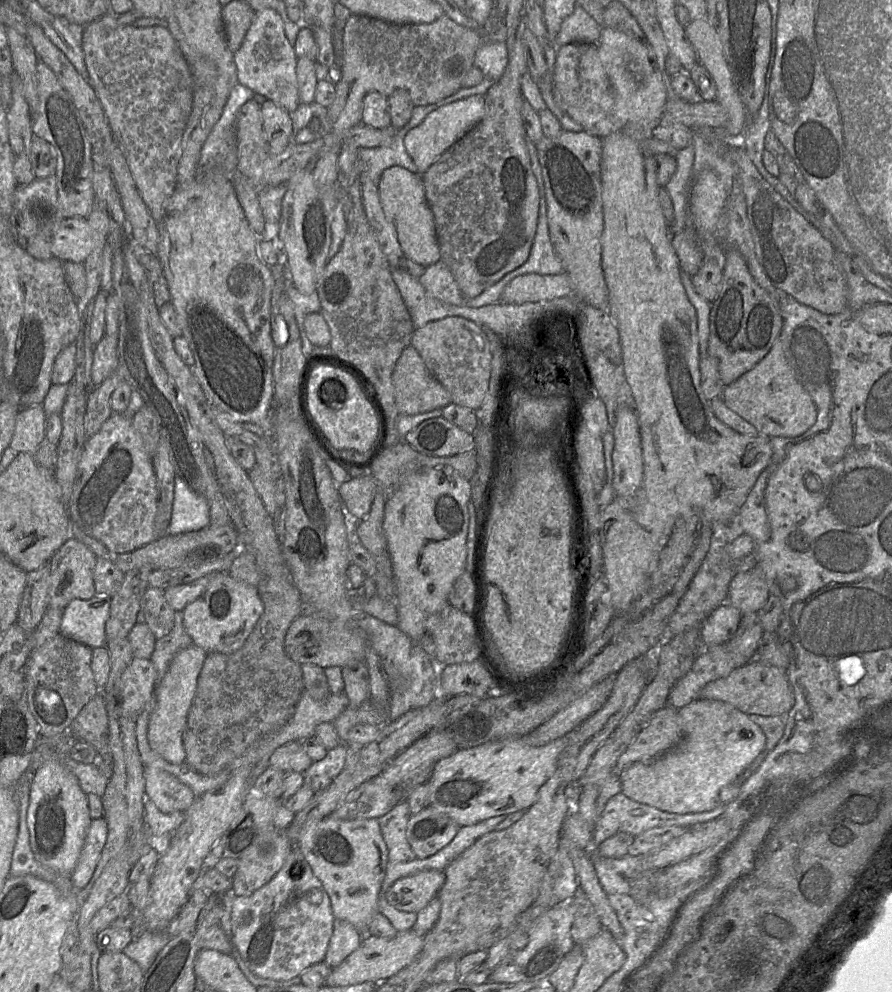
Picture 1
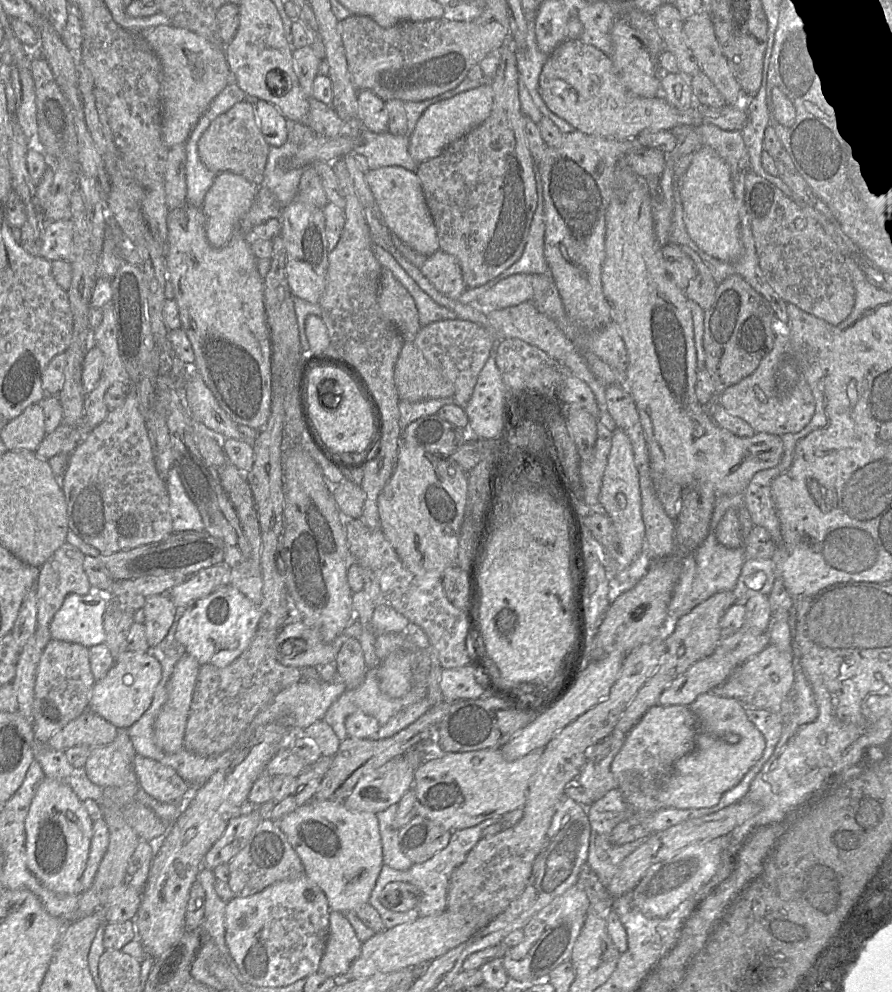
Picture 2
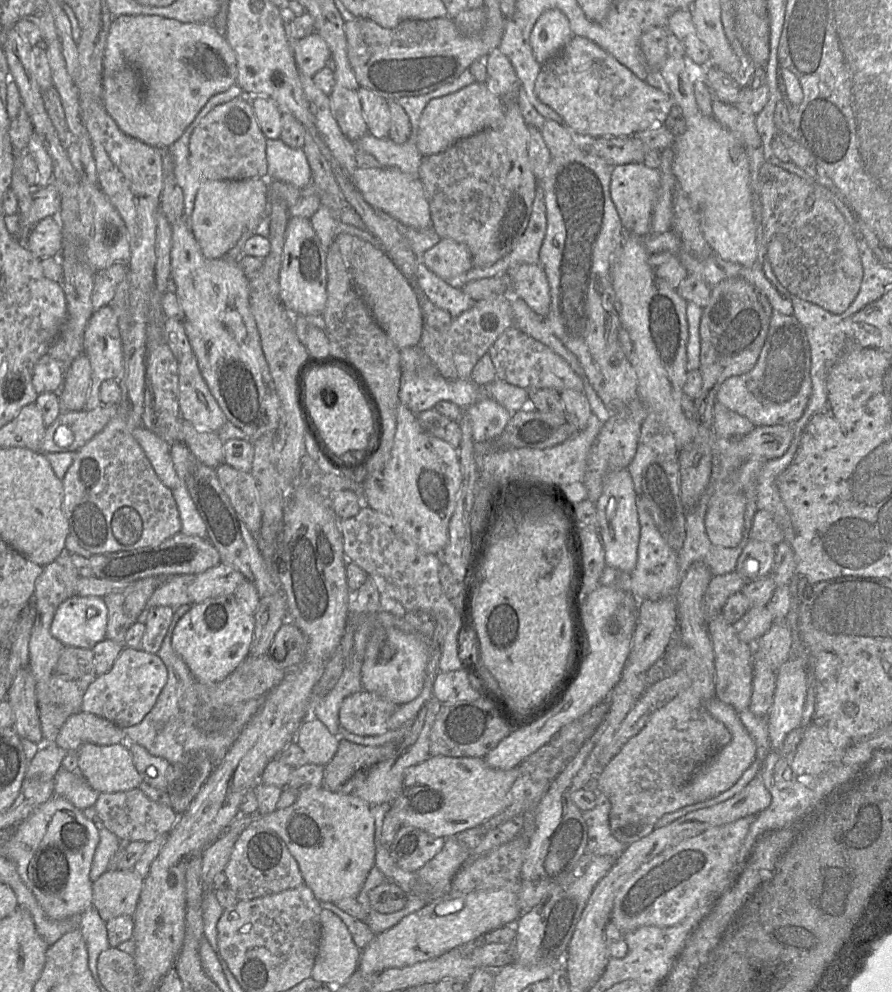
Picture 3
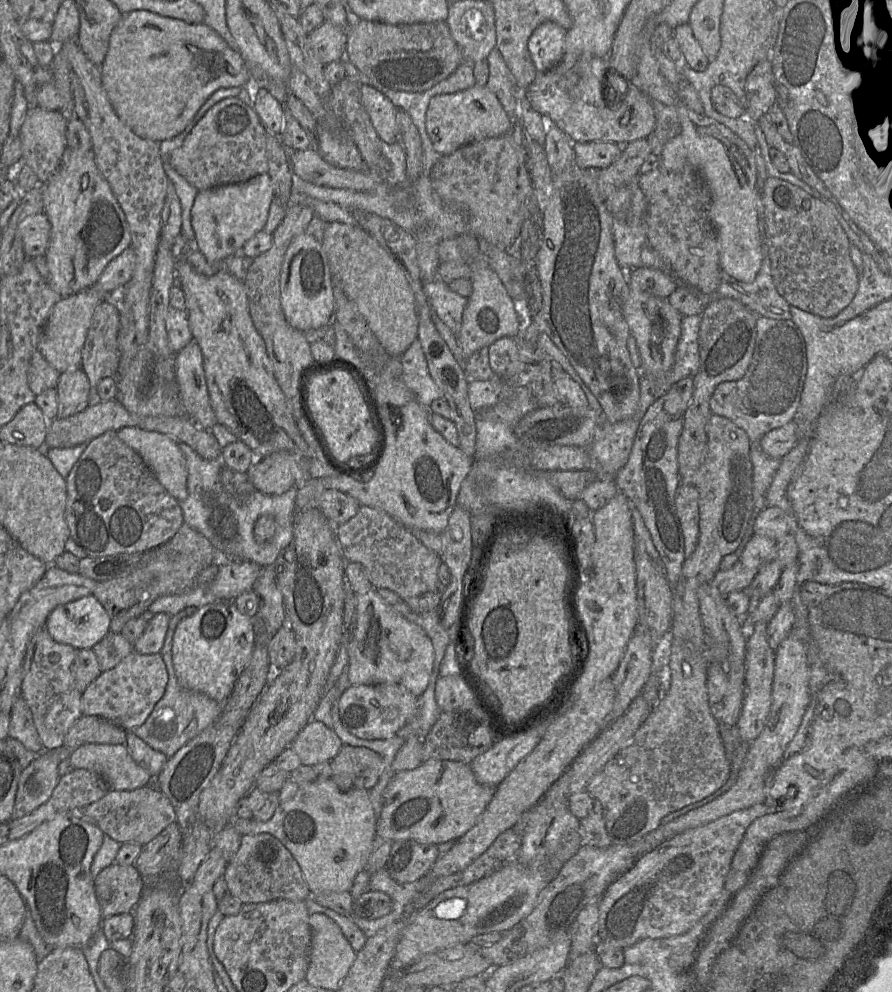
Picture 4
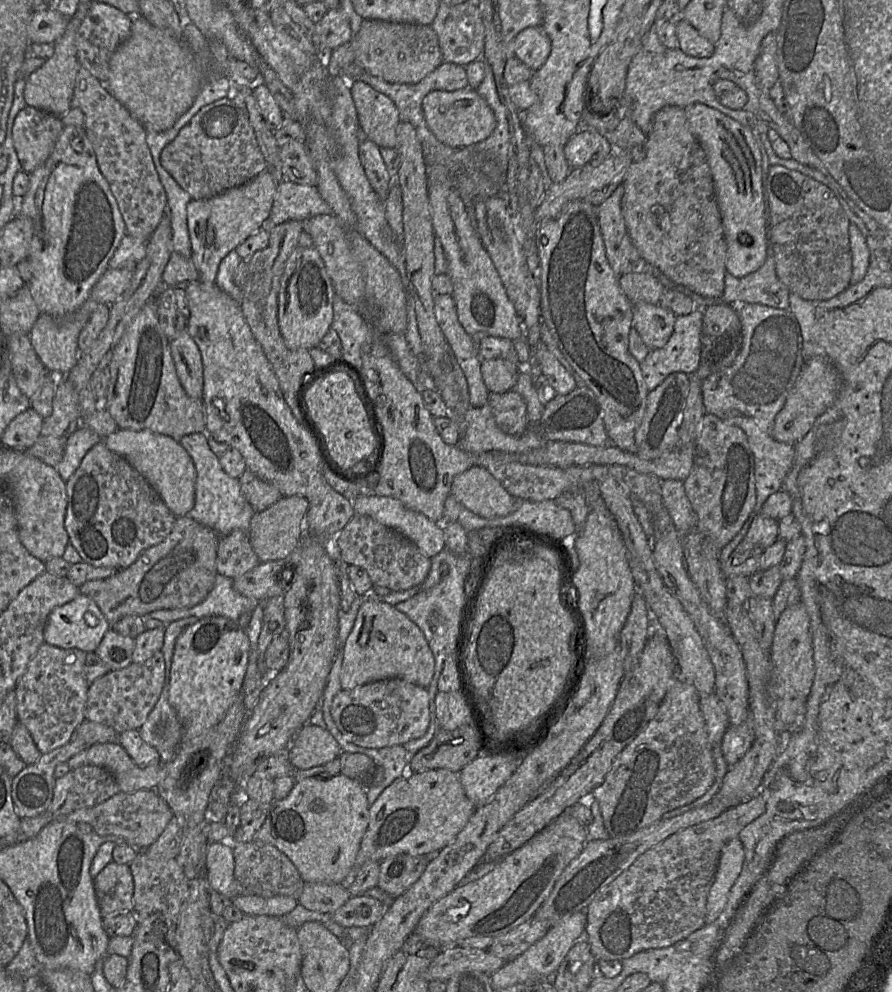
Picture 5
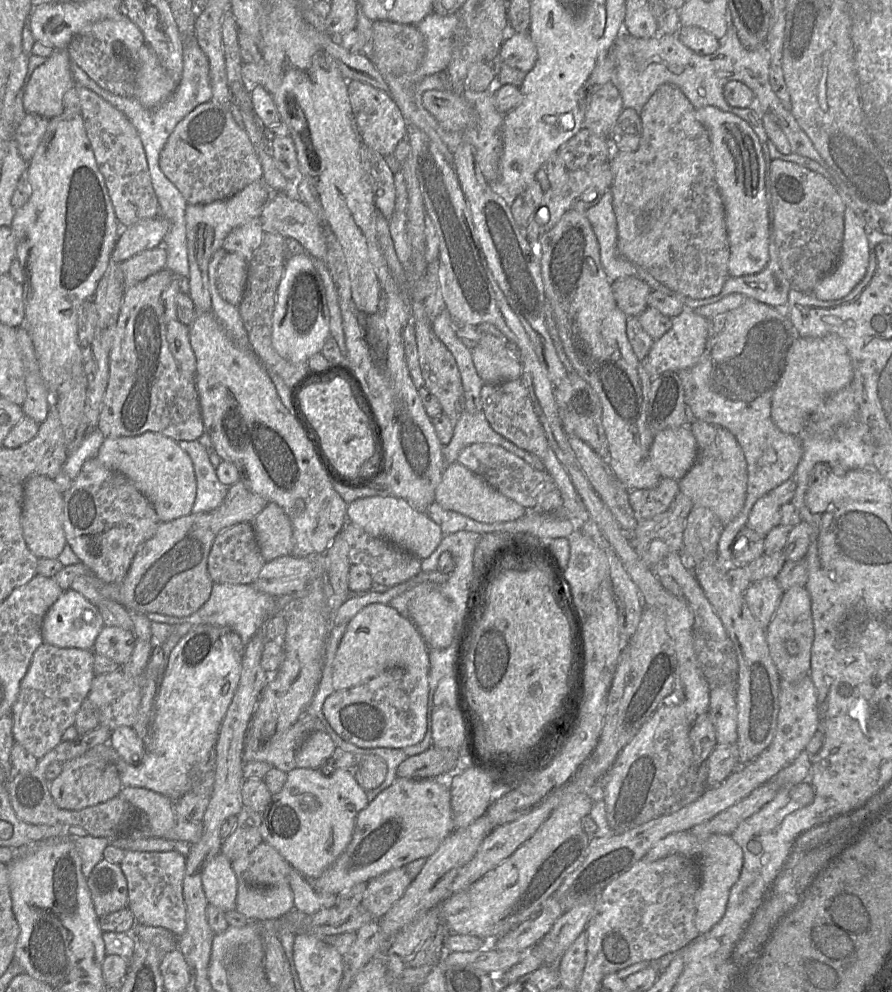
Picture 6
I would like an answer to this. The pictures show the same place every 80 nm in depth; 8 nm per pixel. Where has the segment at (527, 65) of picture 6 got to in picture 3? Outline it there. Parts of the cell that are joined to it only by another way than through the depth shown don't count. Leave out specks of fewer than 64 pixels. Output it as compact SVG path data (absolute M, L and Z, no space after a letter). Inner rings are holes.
M558 9L543 12L530 36L530 44L537 62L543 65L573 36L569 21L563 12Z

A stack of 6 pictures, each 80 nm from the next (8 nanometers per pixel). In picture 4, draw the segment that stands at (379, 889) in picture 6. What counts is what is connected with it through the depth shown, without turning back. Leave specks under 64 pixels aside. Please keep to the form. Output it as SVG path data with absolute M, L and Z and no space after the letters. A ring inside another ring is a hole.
M399 840L393 842L385 868L398 883L410 883L427 875L439 856L435 844Z

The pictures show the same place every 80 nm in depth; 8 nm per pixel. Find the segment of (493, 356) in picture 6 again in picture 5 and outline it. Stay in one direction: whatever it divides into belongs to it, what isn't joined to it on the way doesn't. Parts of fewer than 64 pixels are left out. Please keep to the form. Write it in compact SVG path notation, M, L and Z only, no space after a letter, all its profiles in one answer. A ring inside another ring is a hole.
M505 358L482 359L480 368L486 387L493 393L511 390L521 373L515 363Z

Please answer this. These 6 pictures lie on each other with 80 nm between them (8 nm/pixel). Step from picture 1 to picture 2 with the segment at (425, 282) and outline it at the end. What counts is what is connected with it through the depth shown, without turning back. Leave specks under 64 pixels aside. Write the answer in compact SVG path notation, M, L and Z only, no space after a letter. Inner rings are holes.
M441 249L428 256L420 270L436 290L449 298L458 299L466 287L459 263Z

